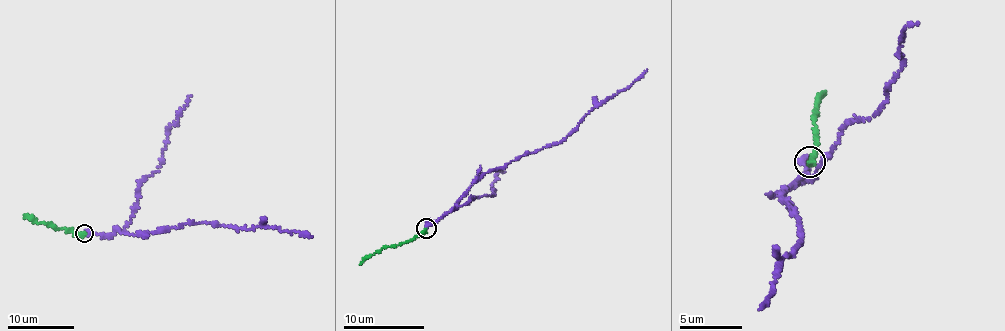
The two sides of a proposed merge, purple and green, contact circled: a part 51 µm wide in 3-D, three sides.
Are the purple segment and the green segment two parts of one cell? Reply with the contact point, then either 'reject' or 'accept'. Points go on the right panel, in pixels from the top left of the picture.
at (810, 162); accept

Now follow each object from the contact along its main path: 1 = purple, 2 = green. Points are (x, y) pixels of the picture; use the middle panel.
1: (426, 228), (455, 210), (457, 202), (487, 173), (557, 144), (587, 114), (629, 88), (647, 69)
2: (426, 228), (404, 243), (376, 250), (359, 264)

